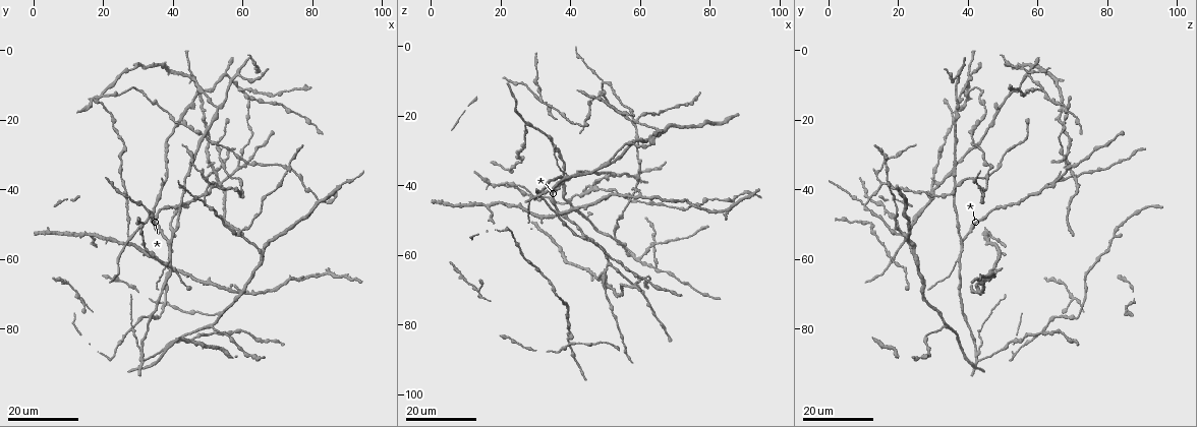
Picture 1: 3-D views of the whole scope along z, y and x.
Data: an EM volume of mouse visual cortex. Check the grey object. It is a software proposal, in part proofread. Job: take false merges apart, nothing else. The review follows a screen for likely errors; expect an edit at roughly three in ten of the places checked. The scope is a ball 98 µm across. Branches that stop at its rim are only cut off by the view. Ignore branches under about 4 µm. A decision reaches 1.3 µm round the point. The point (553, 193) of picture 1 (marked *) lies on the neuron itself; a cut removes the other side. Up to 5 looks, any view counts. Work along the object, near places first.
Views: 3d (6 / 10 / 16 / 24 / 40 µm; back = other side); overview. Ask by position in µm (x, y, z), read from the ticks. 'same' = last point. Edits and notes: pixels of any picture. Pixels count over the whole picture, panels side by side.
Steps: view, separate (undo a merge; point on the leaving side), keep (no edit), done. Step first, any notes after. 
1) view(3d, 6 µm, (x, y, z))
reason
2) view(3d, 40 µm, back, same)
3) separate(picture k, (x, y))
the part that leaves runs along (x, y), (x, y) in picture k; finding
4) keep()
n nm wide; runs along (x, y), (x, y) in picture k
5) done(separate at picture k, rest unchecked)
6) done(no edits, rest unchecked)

view(3d, 24 µm, (39.5, 60.5, 37.5))
three-way junction

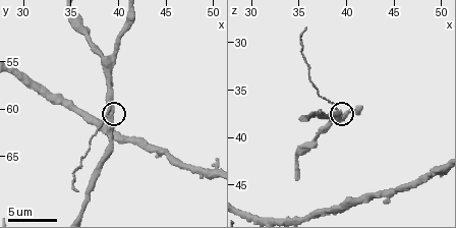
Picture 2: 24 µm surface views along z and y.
view(3d, 10 µm, (39.2, 60.4, 37.0))

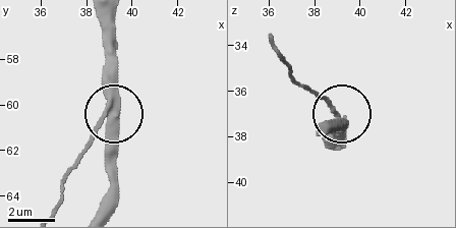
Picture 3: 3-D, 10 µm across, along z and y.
separate(picture 3, (91, 138))
the part that leaves runs along (104, 110), (91, 144), (65, 178), (57, 208) in picture 3; two neurons meet here

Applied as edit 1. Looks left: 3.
view(overview)
see it whole again

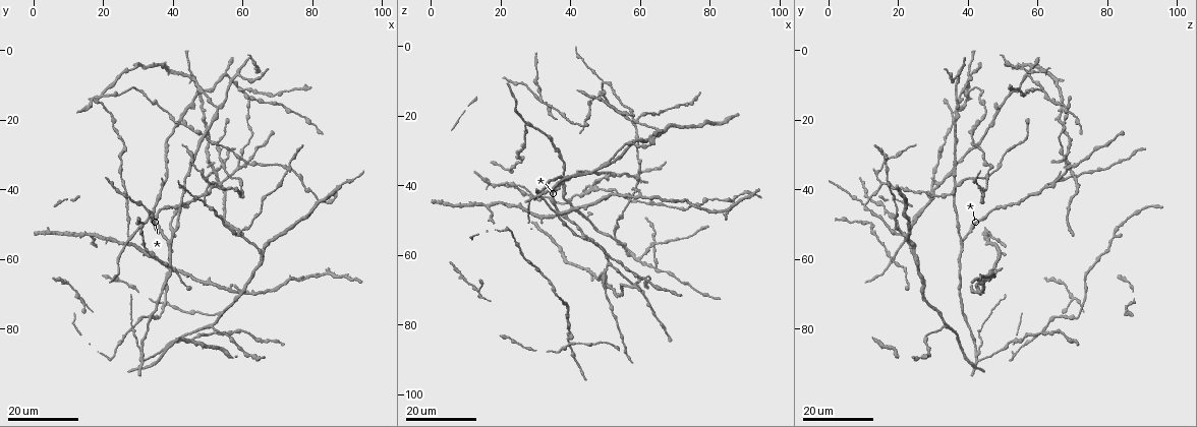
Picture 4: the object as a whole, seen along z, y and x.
view(3d, 24 µm, (48.0, 24.5, 41.0))

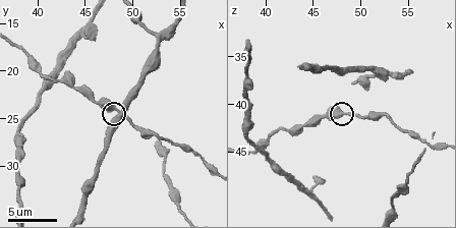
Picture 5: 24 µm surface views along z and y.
view(3d, 10 µm, (48.0, 24.0, 41.0))
closer look

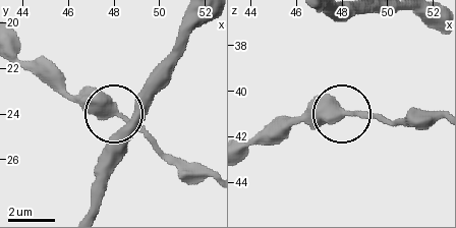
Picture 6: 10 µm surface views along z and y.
keep()
one neuron here

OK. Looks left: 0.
done(separate at picture 3, rest unchecked)

